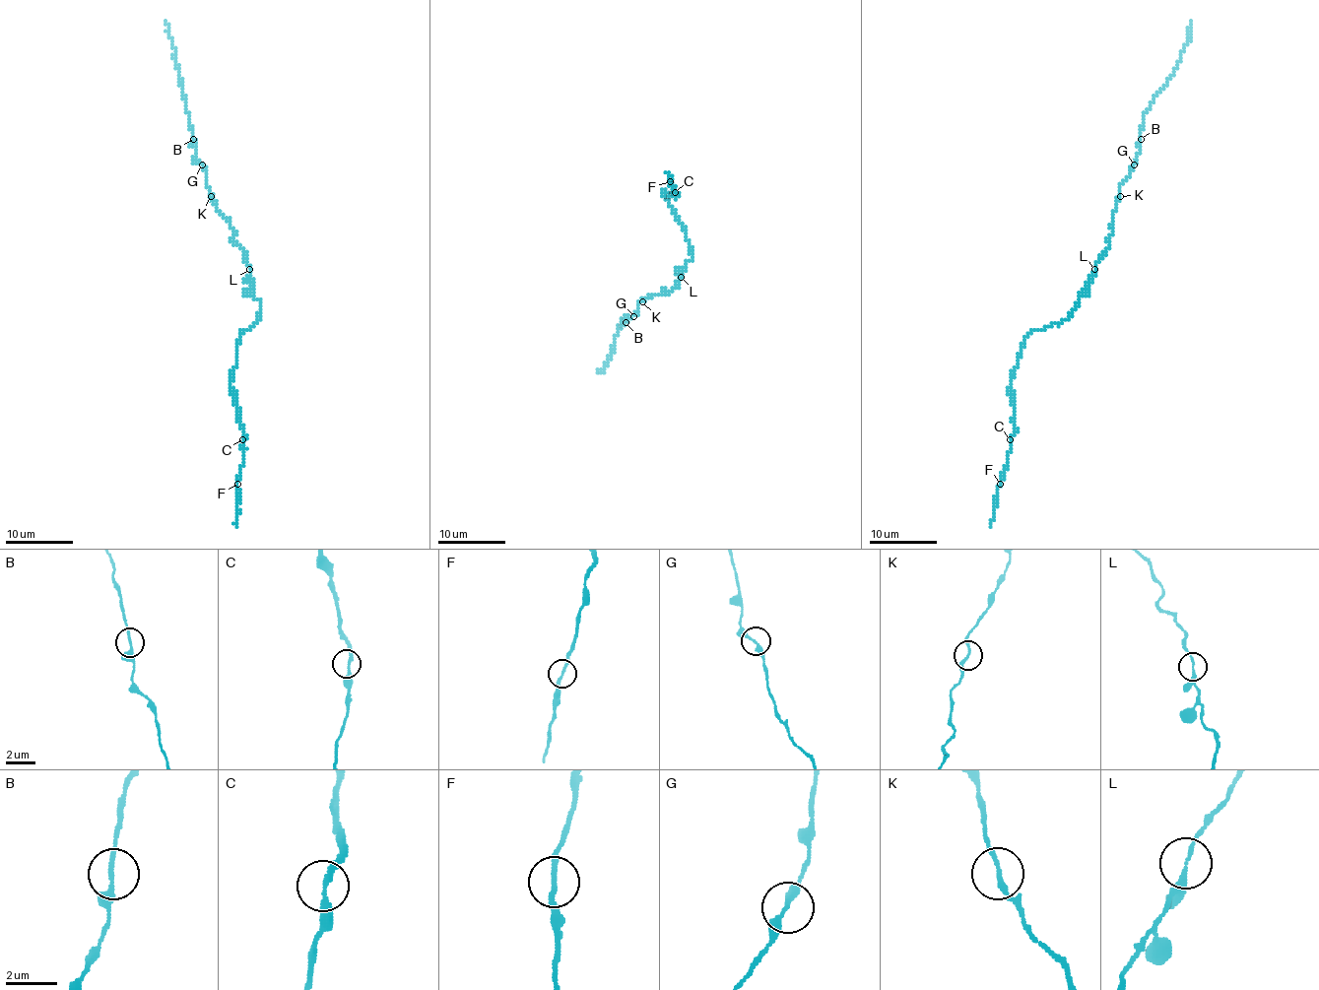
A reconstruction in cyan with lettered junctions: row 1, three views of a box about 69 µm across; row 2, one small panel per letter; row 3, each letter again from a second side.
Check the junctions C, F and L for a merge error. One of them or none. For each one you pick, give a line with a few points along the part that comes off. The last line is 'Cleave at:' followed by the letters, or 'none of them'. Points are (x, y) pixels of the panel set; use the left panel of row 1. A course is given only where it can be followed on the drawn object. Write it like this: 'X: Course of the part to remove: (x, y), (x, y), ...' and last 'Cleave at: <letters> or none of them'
Cleave at: none of them

